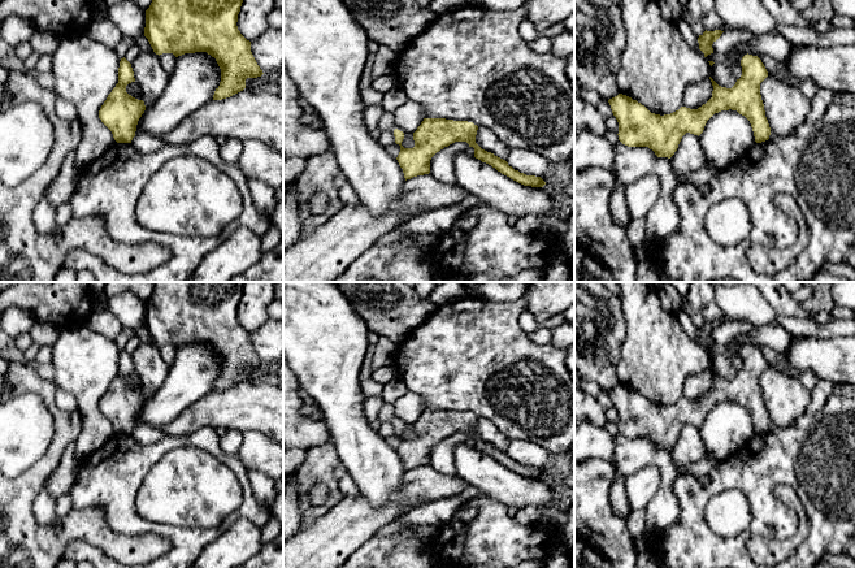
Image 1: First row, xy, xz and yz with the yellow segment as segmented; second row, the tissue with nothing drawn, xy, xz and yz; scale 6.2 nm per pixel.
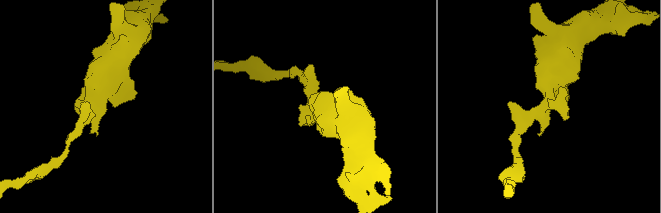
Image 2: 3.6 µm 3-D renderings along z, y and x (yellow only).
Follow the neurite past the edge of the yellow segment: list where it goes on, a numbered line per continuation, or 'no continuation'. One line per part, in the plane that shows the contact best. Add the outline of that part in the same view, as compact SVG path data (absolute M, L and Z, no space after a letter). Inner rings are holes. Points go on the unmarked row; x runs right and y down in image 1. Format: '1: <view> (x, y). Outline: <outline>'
no continuation

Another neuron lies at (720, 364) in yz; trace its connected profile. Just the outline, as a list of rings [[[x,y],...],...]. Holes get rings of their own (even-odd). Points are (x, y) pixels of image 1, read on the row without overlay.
[[[715,352],[715,355],[711,357],[711,369],[721,378],[732,380],[737,369],[730,361],[730,359],[725,355],[721,355],[719,352]]]

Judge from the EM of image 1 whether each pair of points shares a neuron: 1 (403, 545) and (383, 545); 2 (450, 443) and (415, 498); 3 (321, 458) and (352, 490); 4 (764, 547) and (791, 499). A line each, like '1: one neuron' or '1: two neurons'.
1: two neurons
2: two neurons
3: two neurons
4: one neuron

